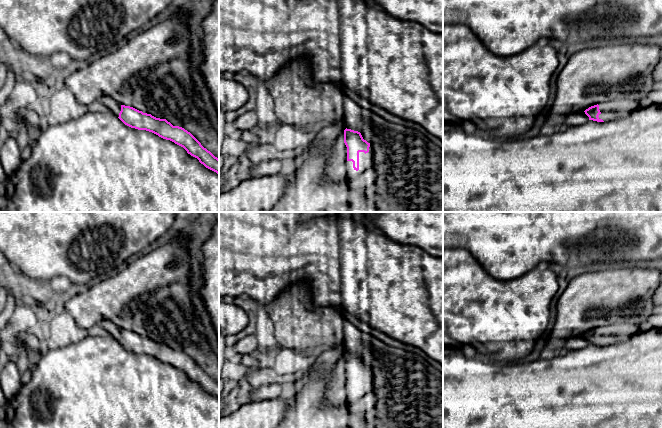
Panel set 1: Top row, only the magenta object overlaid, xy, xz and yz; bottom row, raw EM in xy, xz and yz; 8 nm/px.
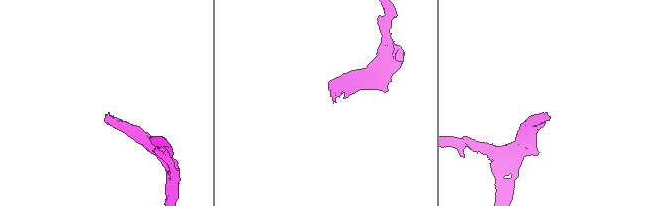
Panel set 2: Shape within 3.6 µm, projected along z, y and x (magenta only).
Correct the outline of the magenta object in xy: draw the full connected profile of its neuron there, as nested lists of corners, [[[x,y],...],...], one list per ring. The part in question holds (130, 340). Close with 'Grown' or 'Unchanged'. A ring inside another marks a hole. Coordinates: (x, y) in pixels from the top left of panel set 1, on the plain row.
[[[103,320],[100,325],[109,332],[125,349],[138,354],[152,356],[159,361],[170,364],[183,371],[188,378],[197,382],[206,392],[219,398],[219,383],[204,372],[201,367],[187,354],[173,350],[166,343],[143,337],[133,331],[121,329],[114,323]]]. Grown

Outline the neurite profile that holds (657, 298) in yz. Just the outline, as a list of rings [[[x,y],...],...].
[[[662,279],[657,287],[654,296],[653,296],[653,303],[654,305],[661,305],[662,306]]]

